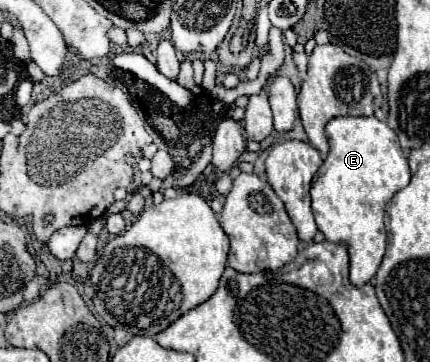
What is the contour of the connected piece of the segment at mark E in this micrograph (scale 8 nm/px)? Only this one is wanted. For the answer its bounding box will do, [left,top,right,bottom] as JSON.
[310,116,410,286]

